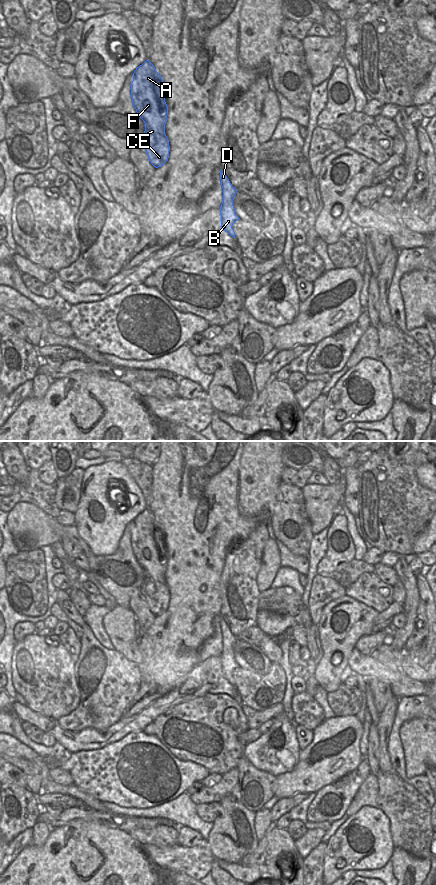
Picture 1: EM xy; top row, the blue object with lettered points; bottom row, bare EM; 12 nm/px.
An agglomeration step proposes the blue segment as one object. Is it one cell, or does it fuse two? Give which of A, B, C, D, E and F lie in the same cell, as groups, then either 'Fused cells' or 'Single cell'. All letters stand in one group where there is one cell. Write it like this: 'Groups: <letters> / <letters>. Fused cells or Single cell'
Groups: A B C D E F. Single cell

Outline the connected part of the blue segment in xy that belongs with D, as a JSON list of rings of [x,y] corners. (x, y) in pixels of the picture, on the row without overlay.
[[[223,618],[220,619],[220,628],[223,636],[223,650],[220,655],[221,677],[235,686],[232,674],[240,666],[235,662],[233,648],[238,638],[232,634]]]

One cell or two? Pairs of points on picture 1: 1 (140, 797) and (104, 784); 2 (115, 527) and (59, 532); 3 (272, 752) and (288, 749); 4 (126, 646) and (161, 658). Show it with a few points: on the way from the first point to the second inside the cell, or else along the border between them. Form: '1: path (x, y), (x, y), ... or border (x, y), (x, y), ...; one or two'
1: path (131, 791), (122, 784), (113, 784); one
2: border (73, 525), (90, 549); two
3: path (276, 752), (284, 749); one
4: border (140, 636), (139, 651), (142, 660), (138, 664); two

